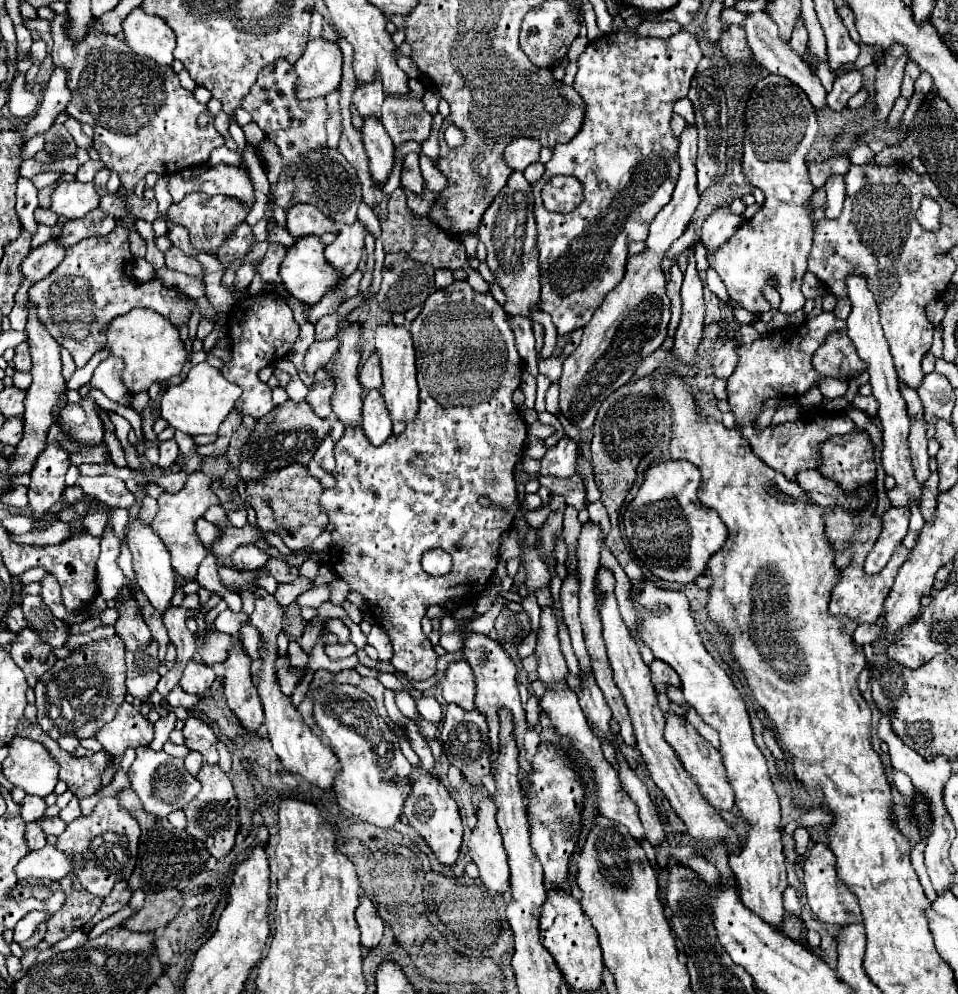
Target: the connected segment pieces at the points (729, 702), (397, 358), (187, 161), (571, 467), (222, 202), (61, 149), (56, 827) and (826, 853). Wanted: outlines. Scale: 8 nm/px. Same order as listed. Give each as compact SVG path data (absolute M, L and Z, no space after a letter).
M647 580L639 602L647 610L655 610L657 604L669 606L667 614L647 614L645 620L637 624L639 636L653 650L655 658L667 662L679 674L685 700L697 710L705 724L719 732L719 754L723 758L729 784L735 792L735 806L749 824L741 850L729 852L729 866L735 874L741 902L765 922L779 926L785 914L781 894L787 888L787 872L783 862L785 856L781 844L781 806L767 770L767 760L753 742L745 700L741 698L739 690L733 686L725 670L717 666L713 656L705 650L689 610L689 600L681 592L659 590Z
M379 326L375 336L375 348L381 356L381 372L383 372L383 388L381 394L385 398L389 416L393 422L411 422L419 412L419 386L417 386L417 370L415 370L415 350L411 342L411 334L405 326Z
M57 14L51 22L53 34L53 64L69 70L71 102L67 114L89 124L95 130L93 148L109 170L115 170L121 178L121 186L115 194L107 194L99 200L99 208L117 220L133 216L127 206L127 198L133 194L135 184L147 172L177 174L185 168L203 166L209 154L223 144L223 136L207 124L201 128L197 118L209 114L205 104L193 98L193 92L179 84L171 66L159 66L149 58L133 54L123 40L115 36L97 34L89 28L85 42L73 46L63 32L65 16Z
M565 434L553 448L547 450L547 454L541 460L541 470L537 474L519 472L515 474L515 480L525 484L529 480L539 480L541 476L569 478L575 474L575 458L577 458L577 442Z
M191 192L187 194L179 204L171 204L169 208L169 217L174 222L187 228L191 246L195 250L203 250L207 254L217 254L217 248L231 236L237 224L241 224L247 216L249 208L241 206L235 202L235 198L225 198L225 196L207 196L203 192Z
M55 122L55 124L45 132L45 152L47 152L53 160L61 160L61 158L75 156L77 144L75 144L73 136L67 132L67 128L65 128L63 124Z
M43 816L43 818L37 820L37 824L41 826L41 830L43 830L45 834L55 834L55 836L59 836L59 834L65 830L65 826L67 826L67 824L65 824L61 818L57 818L57 816L55 816L55 818L45 818L45 816Z
M827 844L813 846L811 854L807 856L807 860L803 864L803 870L805 870L803 882L805 882L807 900L809 900L809 906L817 914L819 920L829 922L829 924L837 924L837 926L861 922L861 910L857 910L857 898L853 898L853 894L849 894L849 888L835 878L835 856Z

